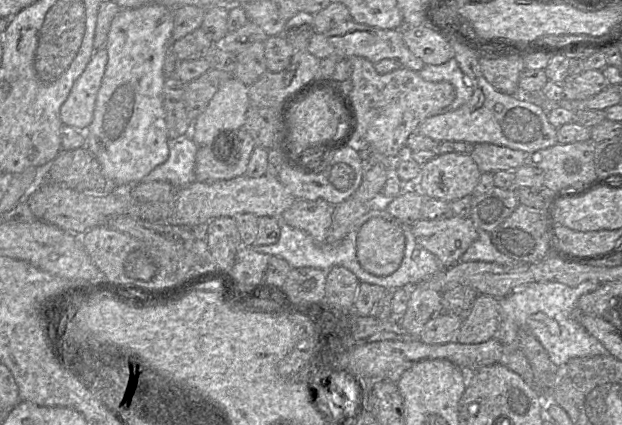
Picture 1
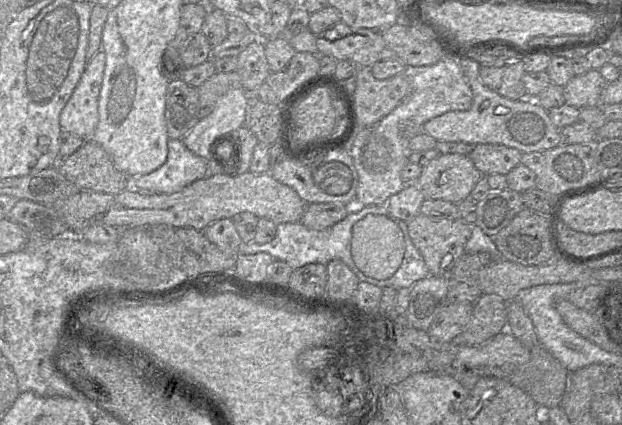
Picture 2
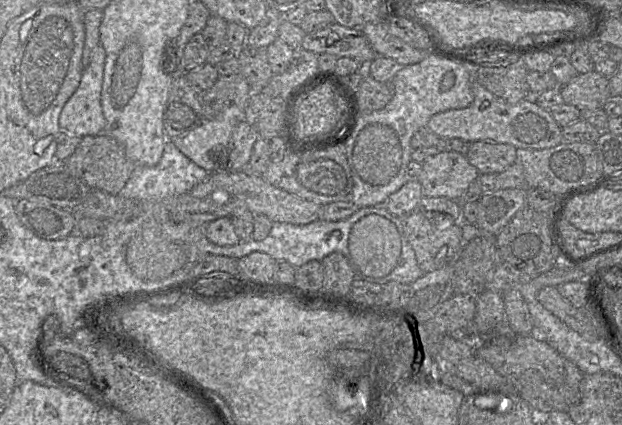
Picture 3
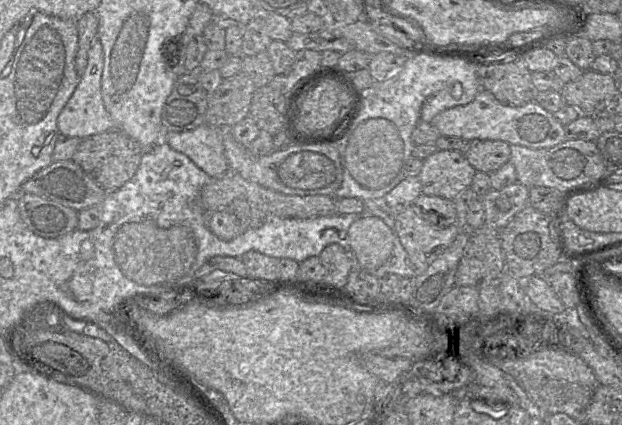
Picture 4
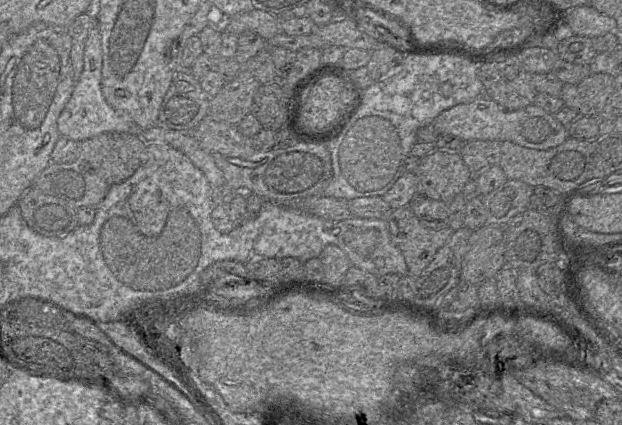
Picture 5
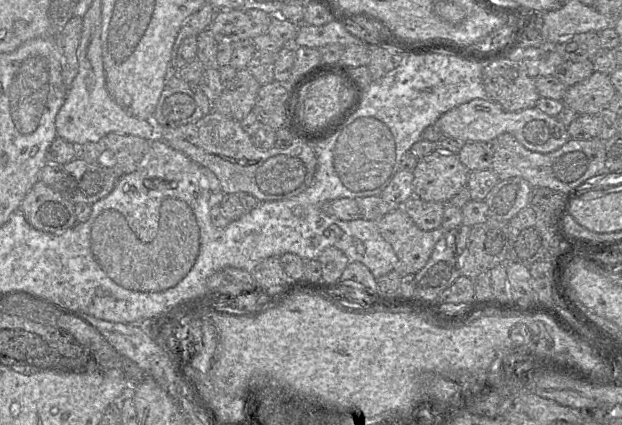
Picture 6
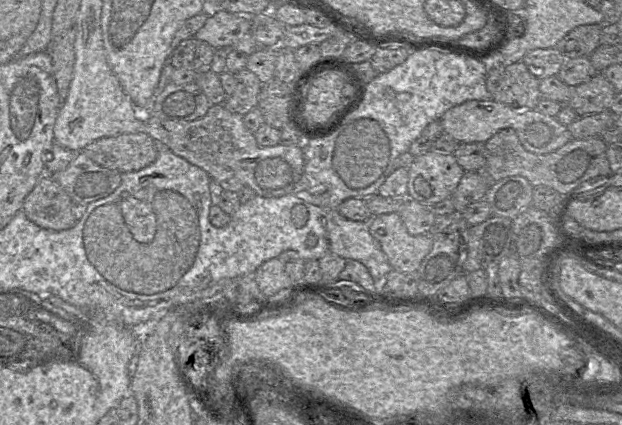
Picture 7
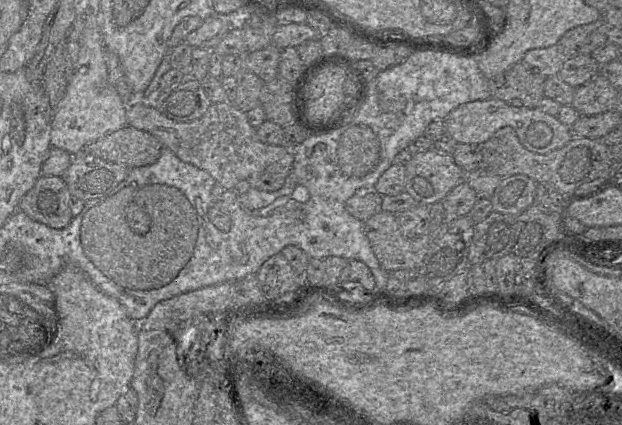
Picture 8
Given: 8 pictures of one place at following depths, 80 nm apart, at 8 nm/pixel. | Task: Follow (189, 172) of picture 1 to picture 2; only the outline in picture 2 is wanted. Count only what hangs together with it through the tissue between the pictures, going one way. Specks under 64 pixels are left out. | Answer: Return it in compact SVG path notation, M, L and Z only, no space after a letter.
M169 139L166 162L149 174L131 178L131 187L144 193L173 194L208 175L208 160L190 151L182 139Z

